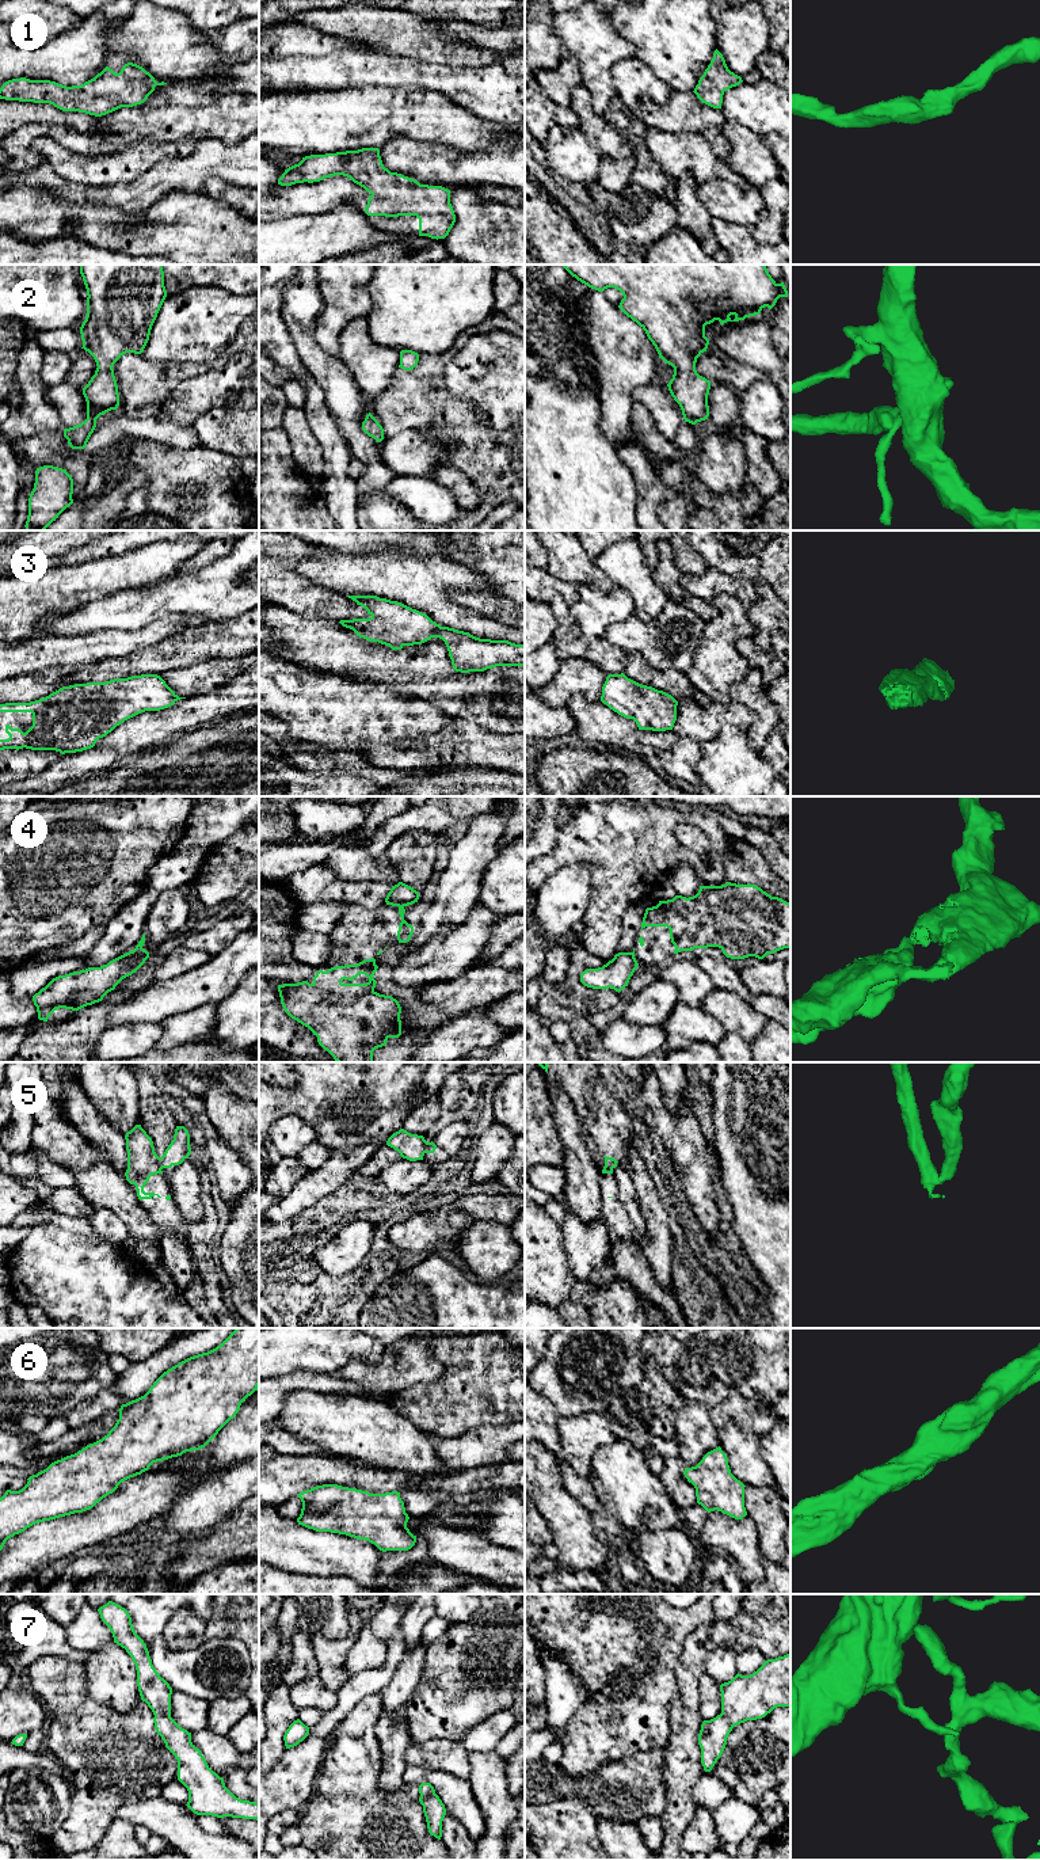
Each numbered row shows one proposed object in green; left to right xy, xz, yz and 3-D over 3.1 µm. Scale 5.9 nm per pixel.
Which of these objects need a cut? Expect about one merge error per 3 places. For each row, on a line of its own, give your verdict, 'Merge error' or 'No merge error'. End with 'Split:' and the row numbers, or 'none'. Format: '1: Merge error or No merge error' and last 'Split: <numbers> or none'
1: No merge error
2: No merge error
3: No merge error
4: Merge error
5: Merge error
6: No merge error
7: No merge error
Split: 4, 5

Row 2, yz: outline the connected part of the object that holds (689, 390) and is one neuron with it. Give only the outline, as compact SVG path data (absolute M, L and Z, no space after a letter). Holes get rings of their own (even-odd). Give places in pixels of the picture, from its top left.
M561 265L572 277L591 289L603 292L607 288L620 290L624 296L618 308L647 334L659 358L674 368L667 384L674 400L679 404L685 422L696 425L709 416L708 395L711 381L696 370L697 358L706 351L709 339L705 326L719 320L739 322L759 315L767 307L772 309L780 297L788 297L784 282L777 284L765 265Z

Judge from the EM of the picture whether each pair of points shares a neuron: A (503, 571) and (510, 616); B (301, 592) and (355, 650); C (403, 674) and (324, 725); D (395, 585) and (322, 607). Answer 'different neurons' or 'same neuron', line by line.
A: different neurons
B: different neurons
C: different neurons
D: different neurons

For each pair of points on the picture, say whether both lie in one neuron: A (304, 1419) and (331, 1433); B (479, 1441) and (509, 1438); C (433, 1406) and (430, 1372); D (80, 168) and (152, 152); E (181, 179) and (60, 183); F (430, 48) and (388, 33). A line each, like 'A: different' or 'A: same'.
A: same
B: same
C: different
D: same
E: same
F: same

